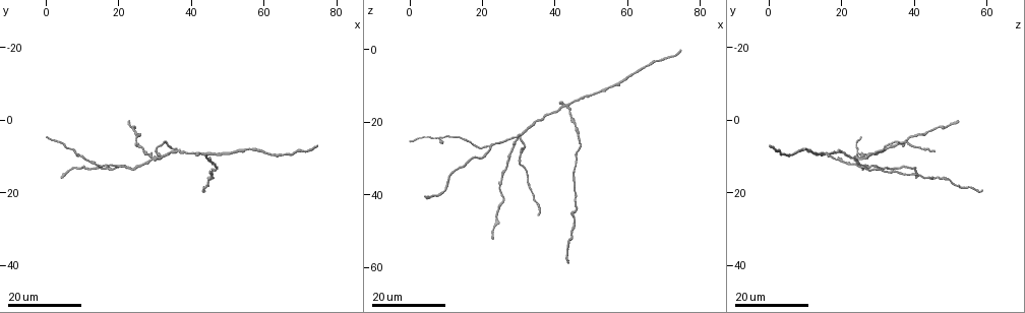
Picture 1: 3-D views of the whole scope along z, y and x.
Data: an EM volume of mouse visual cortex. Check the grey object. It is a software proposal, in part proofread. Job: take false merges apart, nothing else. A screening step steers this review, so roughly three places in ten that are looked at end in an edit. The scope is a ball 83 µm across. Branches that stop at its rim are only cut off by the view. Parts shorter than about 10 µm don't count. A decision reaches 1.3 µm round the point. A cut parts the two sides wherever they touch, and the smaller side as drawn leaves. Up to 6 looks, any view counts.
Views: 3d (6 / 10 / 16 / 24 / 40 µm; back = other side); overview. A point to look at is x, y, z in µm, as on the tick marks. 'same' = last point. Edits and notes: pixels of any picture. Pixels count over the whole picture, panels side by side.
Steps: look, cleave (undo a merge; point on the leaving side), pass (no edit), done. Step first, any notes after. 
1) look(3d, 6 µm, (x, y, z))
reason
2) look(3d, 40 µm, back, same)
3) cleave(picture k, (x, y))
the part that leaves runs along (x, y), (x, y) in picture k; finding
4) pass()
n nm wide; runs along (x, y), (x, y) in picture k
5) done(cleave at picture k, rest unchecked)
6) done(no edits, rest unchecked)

look(3d, 16 µm, (43.5, 9.5, 16.0))
branch point

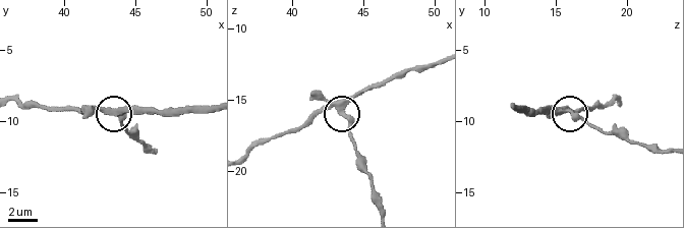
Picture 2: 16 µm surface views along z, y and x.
look(3d, 6 µm, (43.4, 9.4, 15.8))
zoom in

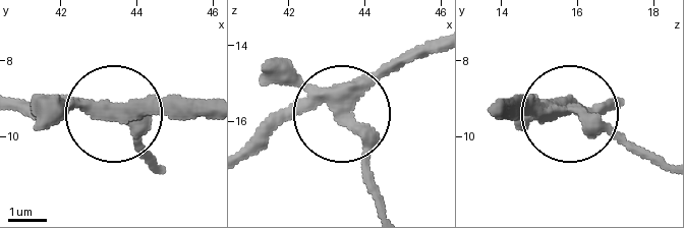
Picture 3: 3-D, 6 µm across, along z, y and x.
cleave(picture 3, (52, 114))
side arm 39 µm; the part that leaves runs along (556, 107), (582, 110), (660, 159) in picture 3; a second cell is stuck on

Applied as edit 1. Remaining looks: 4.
look(overview)
see it whole again

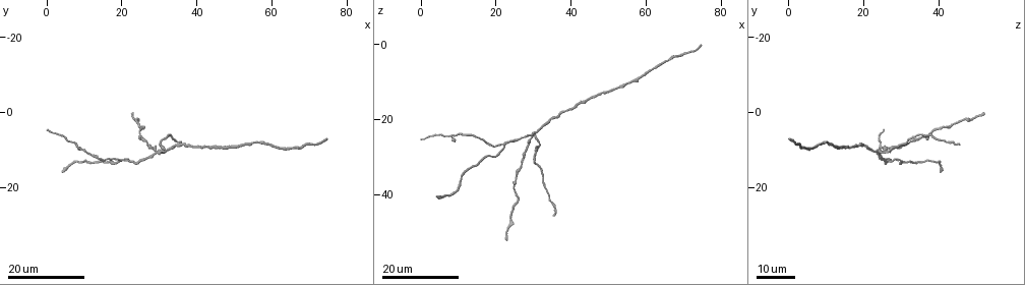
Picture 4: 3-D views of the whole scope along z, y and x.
look(3d, 24 µm, (22.0, 13.0, 27.0))
arms part here

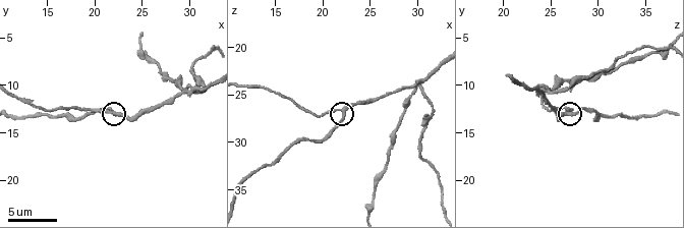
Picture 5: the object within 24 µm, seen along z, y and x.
look(3d, 10 µm, (22.4, 13.0, 27.0))
zoom in

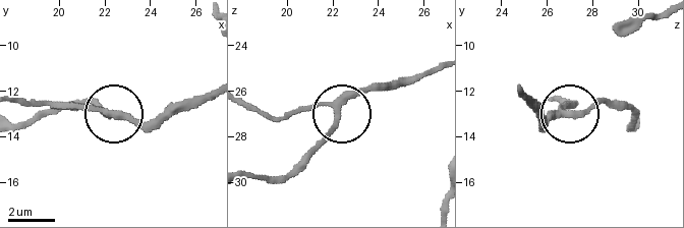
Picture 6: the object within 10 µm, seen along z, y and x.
pass()
all the same cell

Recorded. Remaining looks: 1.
look(3d, 6 µm, (29.4, 10.2, 24.4))
four arms meet

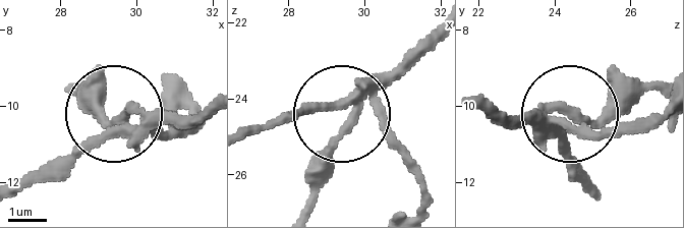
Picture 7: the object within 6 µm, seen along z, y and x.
cleave(picture 7, (166, 132))
the part that leaves runs along (551, 115), (615, 115), (664, 86) in picture 7; a second cell is stuck on

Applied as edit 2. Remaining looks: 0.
done(cleave at picture 3, cleave at picture 7, rest unchecked)

